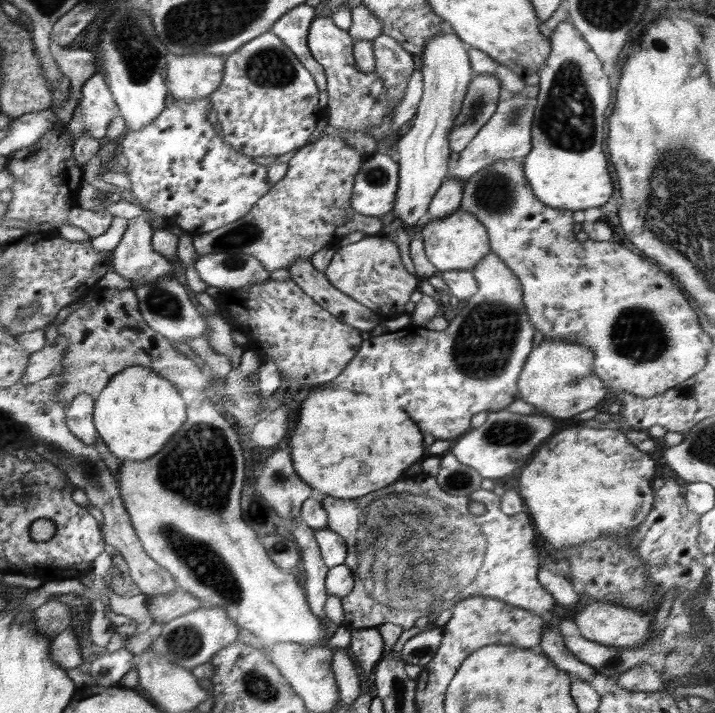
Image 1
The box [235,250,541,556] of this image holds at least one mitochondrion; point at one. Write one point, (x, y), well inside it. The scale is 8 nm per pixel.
(485, 341)

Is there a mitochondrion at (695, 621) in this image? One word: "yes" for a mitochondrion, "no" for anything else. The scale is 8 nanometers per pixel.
no

